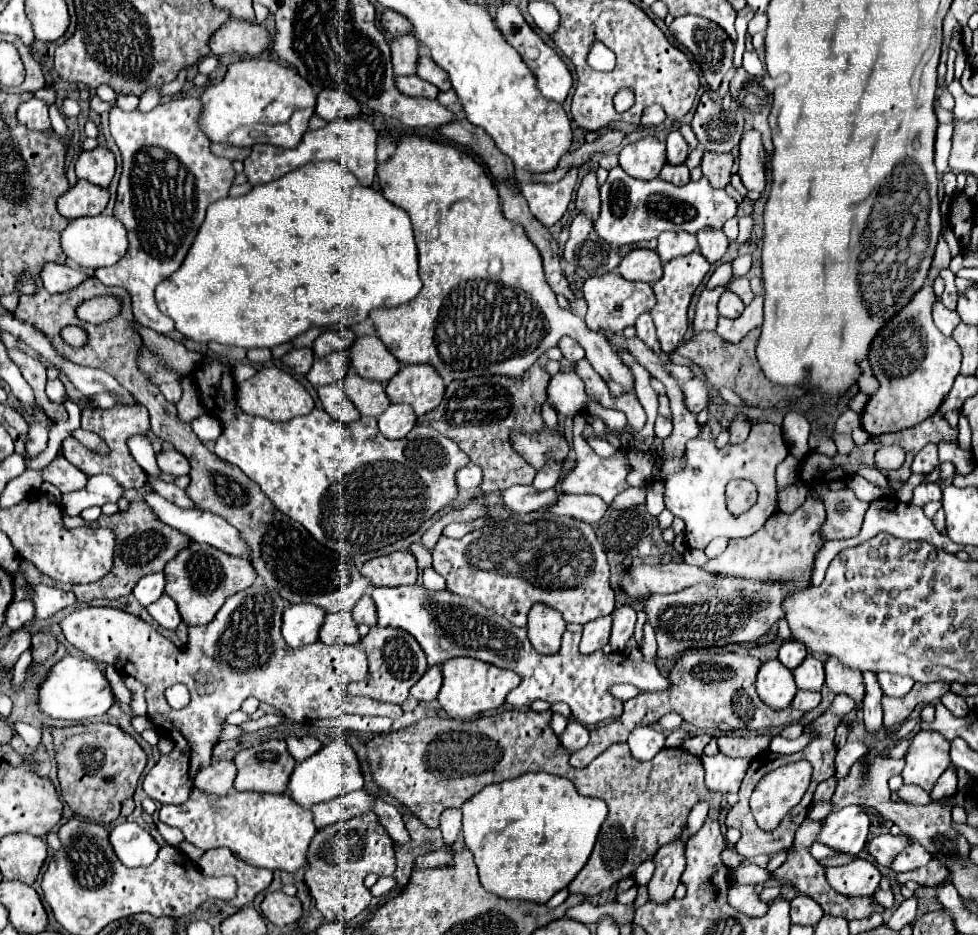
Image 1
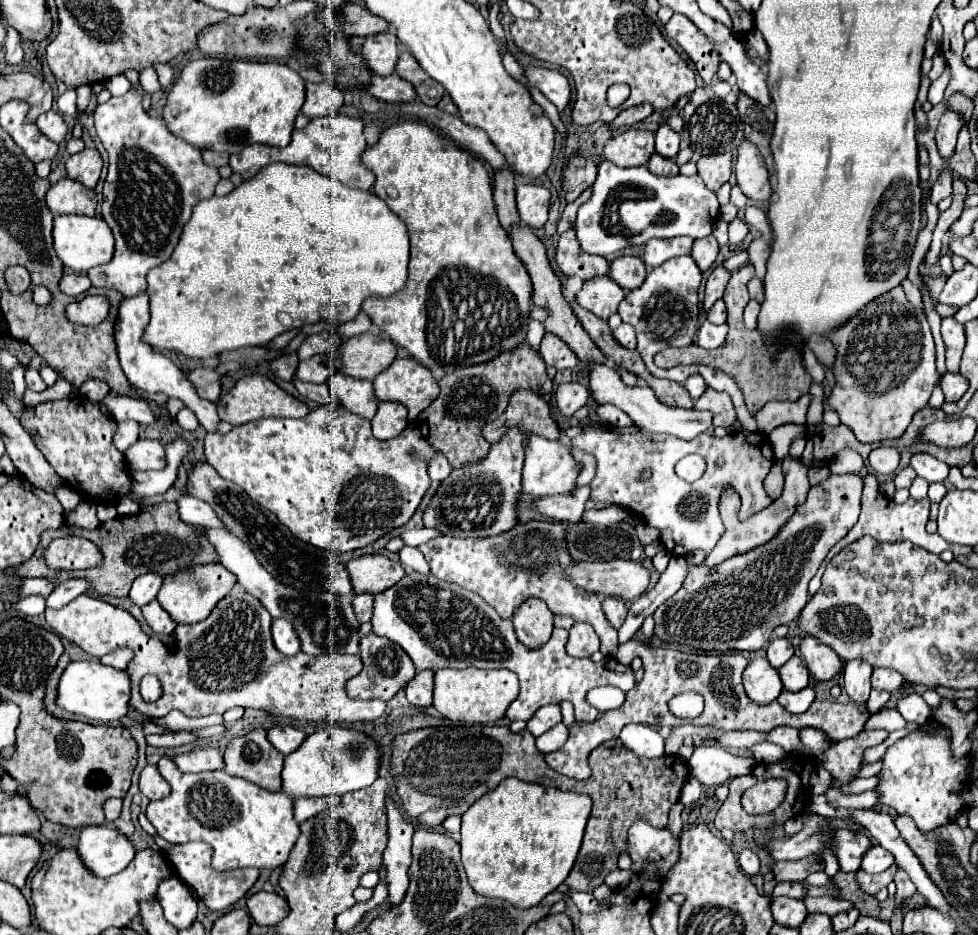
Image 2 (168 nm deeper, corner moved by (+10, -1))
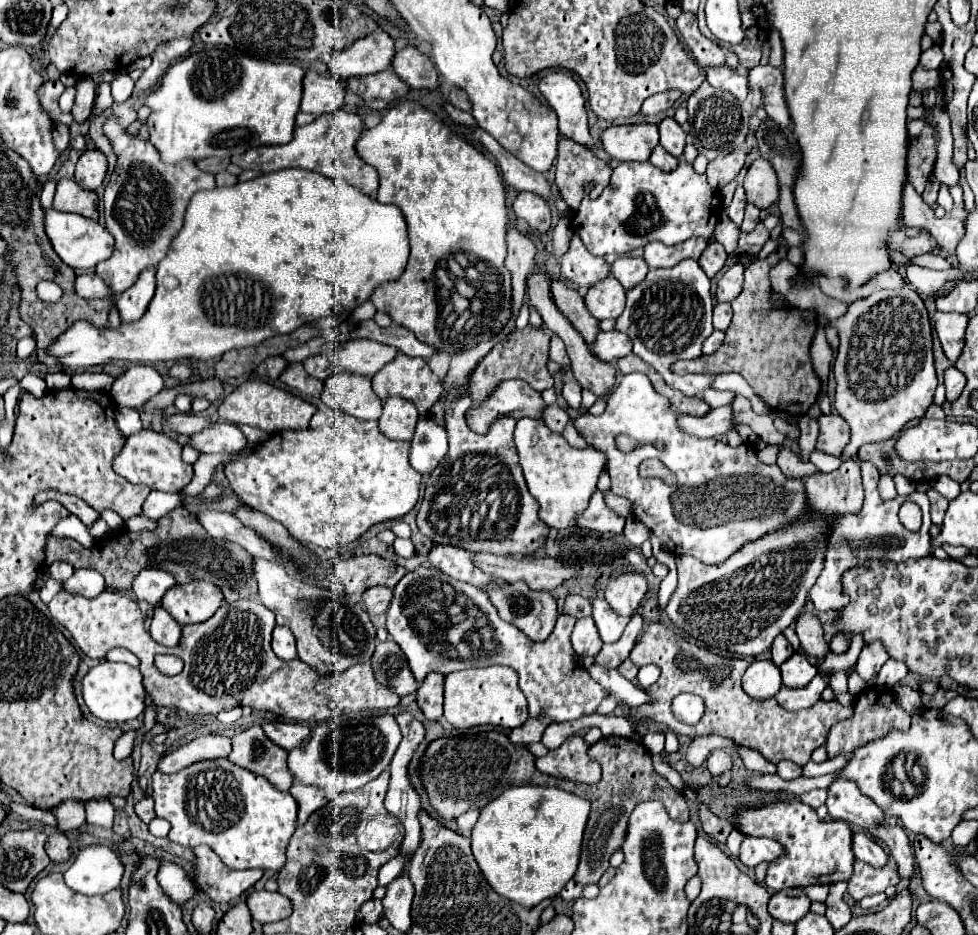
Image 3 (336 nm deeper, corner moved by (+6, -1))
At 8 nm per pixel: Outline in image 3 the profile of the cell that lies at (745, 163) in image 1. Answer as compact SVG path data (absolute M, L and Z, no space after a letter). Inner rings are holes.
M765 159L753 161L745 175L745 191L749 203L753 203L759 209L771 207L779 197L779 183L773 167Z

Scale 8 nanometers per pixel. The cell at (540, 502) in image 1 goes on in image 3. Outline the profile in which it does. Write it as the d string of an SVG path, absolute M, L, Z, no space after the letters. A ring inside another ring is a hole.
M595 491L589 507L585 509L585 513L579 517L577 527L583 527L596 535L621 535L623 527L625 527L625 519L619 517L613 509L609 509L603 501L603 495L599 491Z

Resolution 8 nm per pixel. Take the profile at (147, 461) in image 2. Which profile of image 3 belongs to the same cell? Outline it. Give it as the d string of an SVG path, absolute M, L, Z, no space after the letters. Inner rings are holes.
M141 429L127 437L123 449L113 459L113 471L133 485L147 485L149 489L179 493L191 479L193 467L181 459L181 445L165 433L153 429Z

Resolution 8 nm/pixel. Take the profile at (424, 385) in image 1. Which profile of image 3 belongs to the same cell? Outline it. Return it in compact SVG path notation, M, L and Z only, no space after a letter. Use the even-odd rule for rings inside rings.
M401 353L377 375L373 375L371 381L373 391L381 401L391 395L409 399L415 403L421 417L425 417L441 397L441 379L433 375L425 359Z

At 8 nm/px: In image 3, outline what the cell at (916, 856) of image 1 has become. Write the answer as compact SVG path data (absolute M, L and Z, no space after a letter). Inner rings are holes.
M863 831L853 833L853 853L855 853L855 859L861 859L875 867L881 867L881 863L885 863L885 859L889 857L885 849L875 839L863 835Z

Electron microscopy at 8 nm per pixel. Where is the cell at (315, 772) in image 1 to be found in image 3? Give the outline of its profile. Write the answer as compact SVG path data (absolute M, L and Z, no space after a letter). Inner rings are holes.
M389 713L361 719L331 719L313 727L309 737L289 751L289 771L295 781L305 785L317 785L325 791L355 791L371 779L377 779L379 773L387 769L399 741L401 731Z

